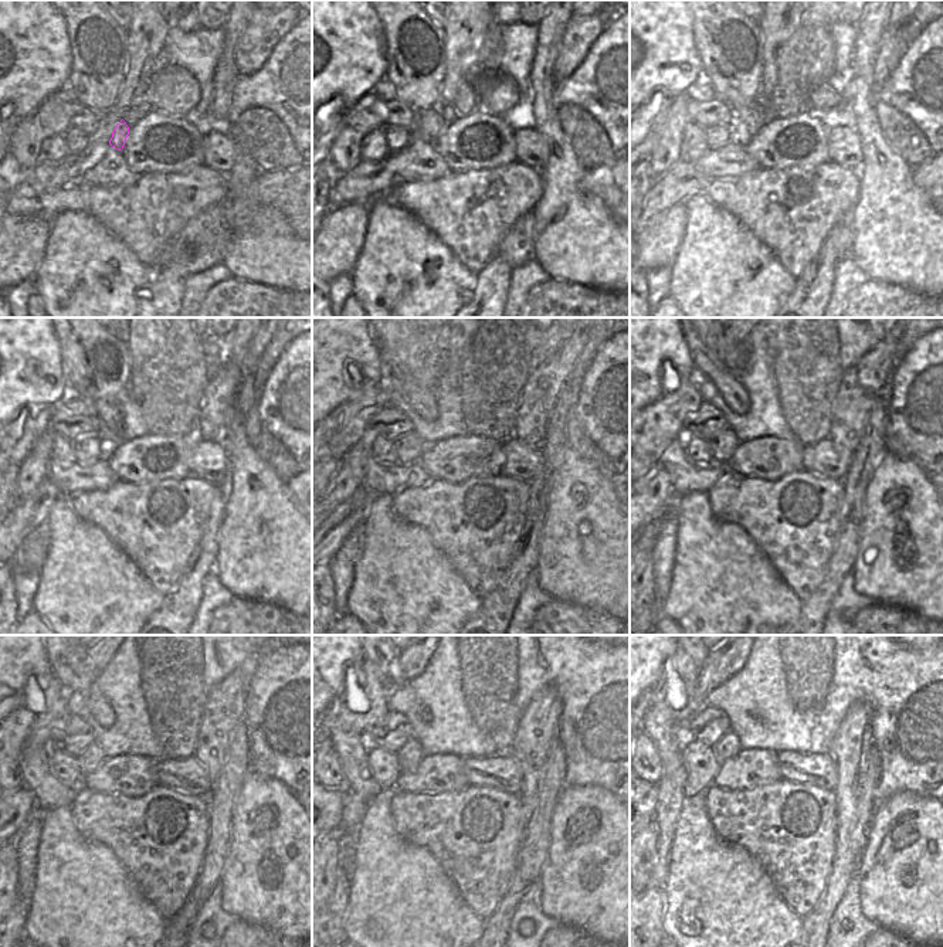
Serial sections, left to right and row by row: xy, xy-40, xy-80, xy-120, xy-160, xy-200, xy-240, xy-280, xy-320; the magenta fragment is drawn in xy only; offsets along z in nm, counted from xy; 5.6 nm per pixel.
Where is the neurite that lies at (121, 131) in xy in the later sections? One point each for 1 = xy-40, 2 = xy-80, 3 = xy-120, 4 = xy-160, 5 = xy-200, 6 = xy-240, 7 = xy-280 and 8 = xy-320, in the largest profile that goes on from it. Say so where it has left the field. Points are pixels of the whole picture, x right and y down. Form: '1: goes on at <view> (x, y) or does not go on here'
1: goes on at xy-40 (430, 124)
2: goes on at xy-80 (748, 119)
3: goes on at xy-120 (109, 413)
4: goes on at xy-160 (421, 400)
5: goes on at xy-200 (705, 359)
6: goes on at xy-240 (70, 665)
7: goes on at xy-280 (383, 664)
8: goes on at xy-320 (698, 664)

